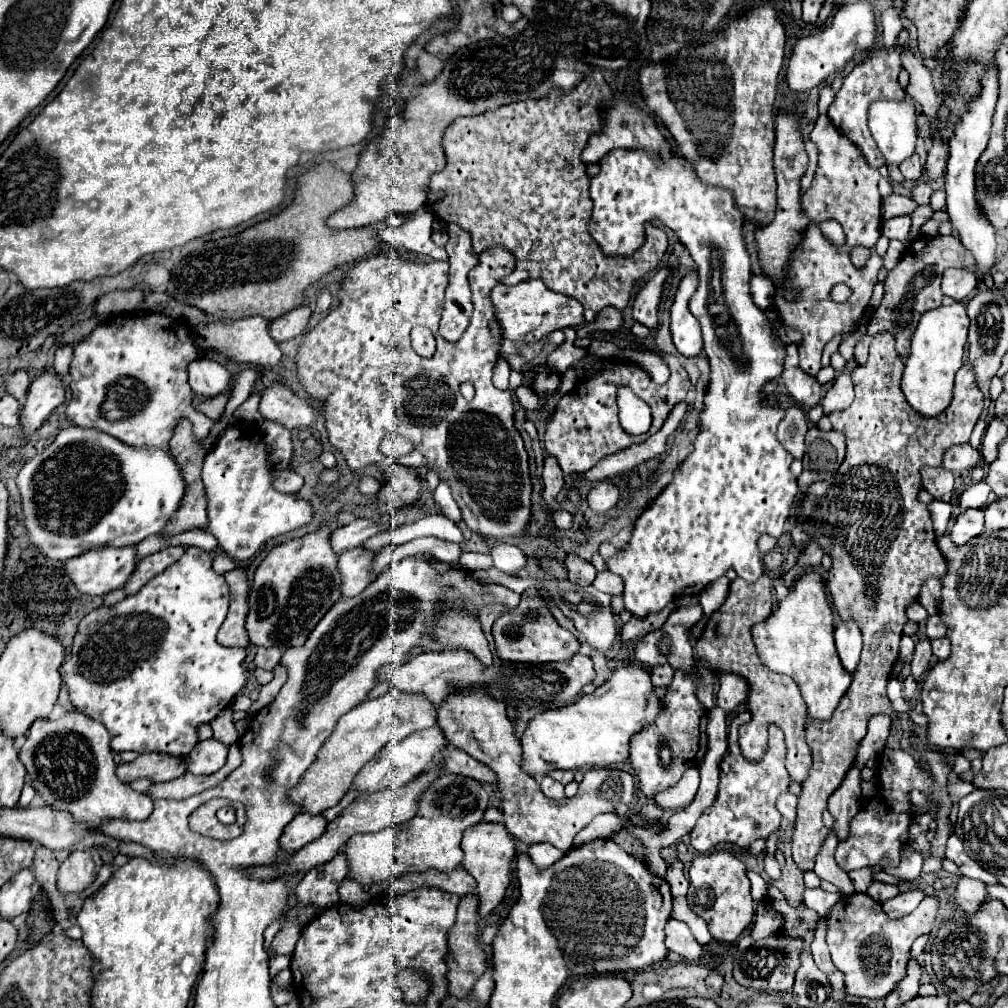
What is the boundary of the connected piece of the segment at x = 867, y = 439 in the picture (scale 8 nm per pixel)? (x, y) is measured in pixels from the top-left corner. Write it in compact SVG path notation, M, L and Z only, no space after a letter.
M879 332L869 348L869 360L863 366L857 366L851 376L855 384L855 400L849 408L841 412L831 412L829 420L833 424L833 430L843 432L847 438L847 456L839 470L823 482L815 482L809 492L801 500L801 524L807 536L821 544L823 552L833 558L833 568L827 576L827 590L831 594L833 606L839 612L841 618L855 618L861 632L863 632L863 652L857 666L857 672L853 672L853 682L845 696L841 698L837 710L833 712L833 718L829 722L817 722L807 720L807 744L813 750L813 766L803 782L803 792L799 796L797 806L797 822L793 830L793 860L803 870L813 870L815 854L819 852L827 828L821 820L823 810L827 808L827 800L833 794L833 790L841 784L845 772L849 770L855 748L859 740L867 732L867 720L875 714L893 714L893 704L887 698L887 680L891 676L893 664L899 658L899 640L901 630L905 622L909 620L905 610L911 602L917 600L921 592L921 584L929 578L943 578L947 572L947 562L943 554L937 548L933 522L927 506L923 506L917 496L921 492L921 468L925 466L941 466L943 454L955 446L955 444L967 444L969 436L973 432L975 422L981 416L983 410L983 394L977 388L973 380L971 366L963 366L955 376L953 386L953 400L947 406L941 416L927 418L913 408L909 408L909 402L905 400L899 382L901 382L903 362L895 352L895 338L889 332Z

